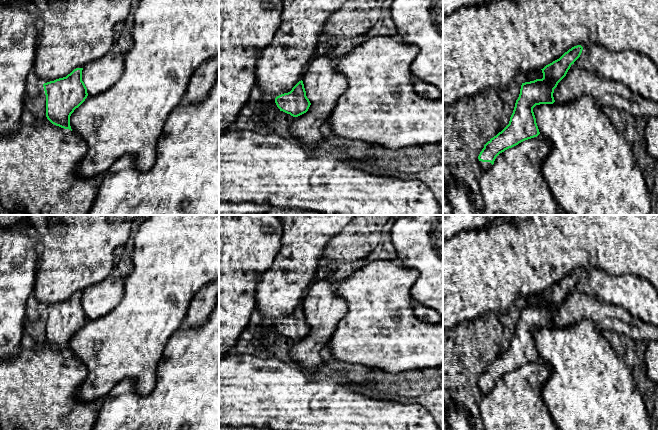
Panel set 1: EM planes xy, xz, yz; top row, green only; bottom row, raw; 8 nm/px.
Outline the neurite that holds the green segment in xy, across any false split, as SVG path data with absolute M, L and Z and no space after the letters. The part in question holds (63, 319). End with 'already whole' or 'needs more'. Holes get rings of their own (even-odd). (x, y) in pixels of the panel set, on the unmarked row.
M76 292L66 301L43 308L46 319L46 341L54 349L72 355L70 340L87 322L82 305L83 292Z | already whole

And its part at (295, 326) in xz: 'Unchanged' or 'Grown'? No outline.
Unchanged

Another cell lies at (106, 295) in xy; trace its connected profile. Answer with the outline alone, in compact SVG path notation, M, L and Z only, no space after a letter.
M109 275L98 282L93 289L85 290L82 294L88 319L97 319L113 310L124 295L124 280L120 275Z

